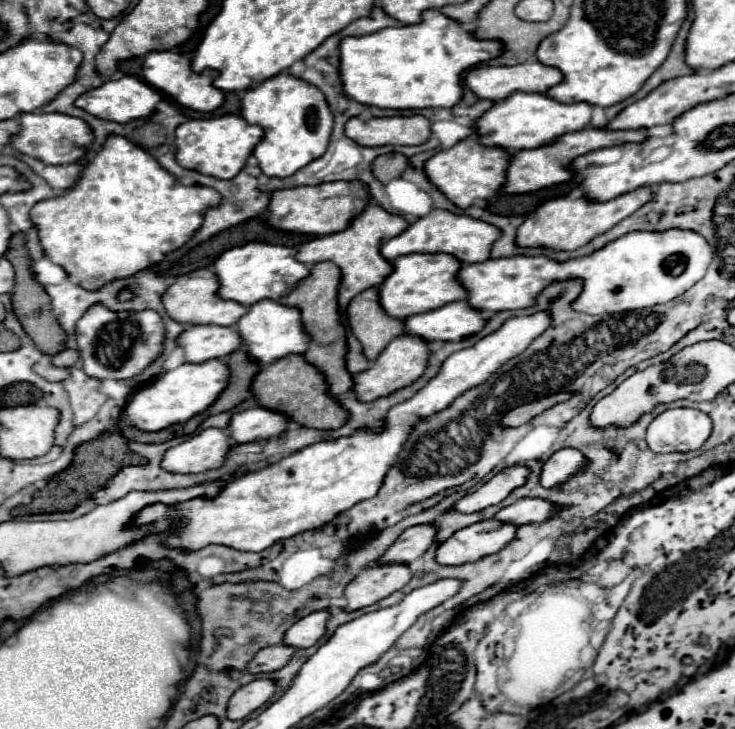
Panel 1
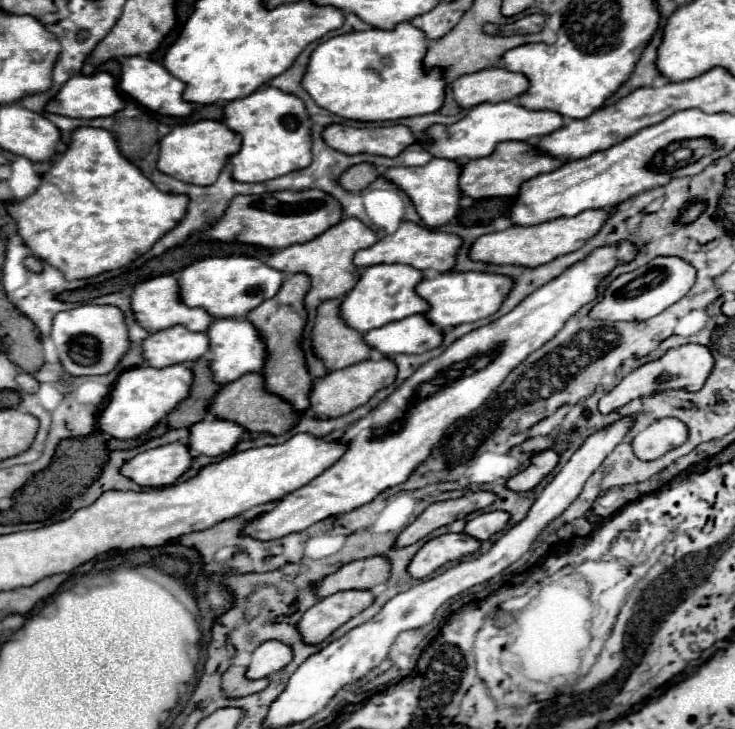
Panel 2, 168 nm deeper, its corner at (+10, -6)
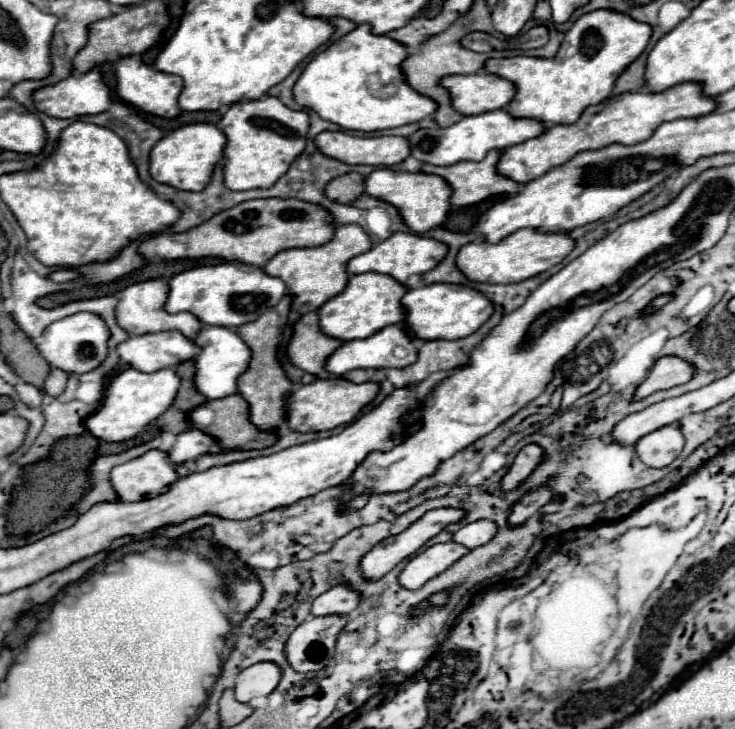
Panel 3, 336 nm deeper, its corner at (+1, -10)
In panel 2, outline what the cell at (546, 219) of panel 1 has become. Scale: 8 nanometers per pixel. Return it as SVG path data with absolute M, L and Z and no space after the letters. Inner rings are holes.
M598 208L598 210L586 210L572 218L556 218L550 222L542 222L536 226L510 226L502 232L492 232L486 236L480 236L472 244L470 258L490 264L518 264L518 266L540 266L546 262L552 262L558 256L570 254L586 244L592 236L600 232L600 228L606 224L614 208Z

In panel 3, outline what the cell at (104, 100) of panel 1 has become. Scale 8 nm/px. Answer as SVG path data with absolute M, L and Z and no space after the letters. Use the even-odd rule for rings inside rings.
M89 70L81 76L69 76L57 84L39 88L33 92L33 106L47 114L47 116L55 116L55 118L79 118L79 116L87 116L87 114L99 114L109 110L111 106L111 96L109 96L109 88L101 82L101 74L97 70Z

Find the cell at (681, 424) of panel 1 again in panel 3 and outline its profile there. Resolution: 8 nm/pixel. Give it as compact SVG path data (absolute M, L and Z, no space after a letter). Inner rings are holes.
M663 426L643 438L635 444L635 450L651 468L665 468L669 466L683 450L685 438L677 426Z

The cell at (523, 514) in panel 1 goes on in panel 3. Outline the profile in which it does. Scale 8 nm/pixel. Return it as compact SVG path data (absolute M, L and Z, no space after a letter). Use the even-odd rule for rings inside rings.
M477 520L471 524L465 524L461 530L457 530L453 534L453 542L465 546L465 548L477 548L483 546L485 542L489 542L497 532L497 526L489 520Z

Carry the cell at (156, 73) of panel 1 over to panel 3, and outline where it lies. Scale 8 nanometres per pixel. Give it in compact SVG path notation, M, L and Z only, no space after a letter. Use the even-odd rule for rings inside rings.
M137 54L119 58L115 62L115 76L117 76L117 96L123 102L163 118L175 118L181 112L177 106L177 94L181 94L181 78L173 78L173 74L161 74L159 70L153 70L153 66L143 64L143 60Z

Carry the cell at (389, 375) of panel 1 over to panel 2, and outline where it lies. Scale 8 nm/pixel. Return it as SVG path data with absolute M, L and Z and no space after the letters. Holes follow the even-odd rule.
M392 358L382 360L364 360L354 366L348 366L344 370L328 372L324 378L320 378L312 388L312 414L316 418L336 418L342 414L352 412L354 408L366 404L378 390L390 386L396 380L396 364Z

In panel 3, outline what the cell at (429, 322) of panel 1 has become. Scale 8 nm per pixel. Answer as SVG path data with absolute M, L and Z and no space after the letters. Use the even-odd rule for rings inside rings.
M397 324L393 326L385 326L379 332L371 334L369 338L363 340L347 340L343 342L325 362L325 370L335 374L335 376L343 376L349 370L357 370L357 368L405 368L409 364L413 364L417 360L417 350L411 342L411 336L405 334L405 330Z

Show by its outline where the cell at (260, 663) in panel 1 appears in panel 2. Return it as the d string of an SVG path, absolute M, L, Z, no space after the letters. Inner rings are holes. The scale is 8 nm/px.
M230 666L222 678L222 688L226 696L248 696L254 692L260 692L268 686L270 678L250 680L246 678L246 666Z

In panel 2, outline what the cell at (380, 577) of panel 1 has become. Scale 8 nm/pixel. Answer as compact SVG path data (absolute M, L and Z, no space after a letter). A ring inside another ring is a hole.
M344 590L316 602L300 620L300 632L310 644L328 638L336 628L366 610L374 602L372 590Z

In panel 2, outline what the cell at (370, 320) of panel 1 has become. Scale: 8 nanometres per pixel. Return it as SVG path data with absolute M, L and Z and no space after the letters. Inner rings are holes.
M340 298L322 302L320 308L318 308L318 314L316 314L316 326L314 326L314 332L312 332L314 352L318 354L318 358L322 358L322 362L326 364L328 370L340 370L340 368L358 364L362 360L368 360L370 354L372 354L372 348L366 344L364 334L358 332L358 330L352 330L344 322L344 318L340 314L340 306L342 306Z

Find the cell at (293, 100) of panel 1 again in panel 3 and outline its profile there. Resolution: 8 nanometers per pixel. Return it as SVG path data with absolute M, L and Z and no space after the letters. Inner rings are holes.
M263 96L259 100L235 102L221 118L227 144L223 150L223 182L229 190L251 190L273 186L305 148L309 116L289 110L281 100Z

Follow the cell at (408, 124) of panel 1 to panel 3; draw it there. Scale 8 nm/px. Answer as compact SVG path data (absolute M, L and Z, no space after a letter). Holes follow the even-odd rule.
M321 132L315 138L317 150L345 164L395 166L409 156L409 142L401 136L357 138L345 132Z

